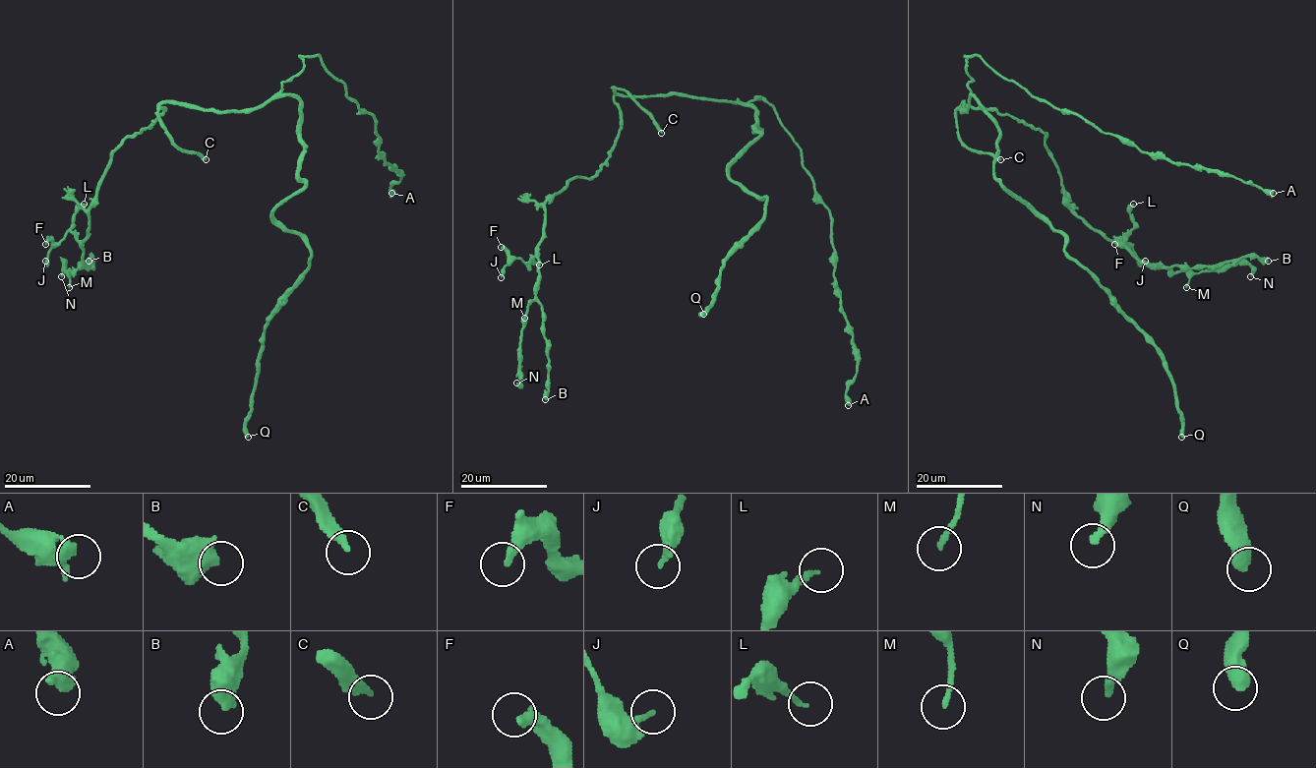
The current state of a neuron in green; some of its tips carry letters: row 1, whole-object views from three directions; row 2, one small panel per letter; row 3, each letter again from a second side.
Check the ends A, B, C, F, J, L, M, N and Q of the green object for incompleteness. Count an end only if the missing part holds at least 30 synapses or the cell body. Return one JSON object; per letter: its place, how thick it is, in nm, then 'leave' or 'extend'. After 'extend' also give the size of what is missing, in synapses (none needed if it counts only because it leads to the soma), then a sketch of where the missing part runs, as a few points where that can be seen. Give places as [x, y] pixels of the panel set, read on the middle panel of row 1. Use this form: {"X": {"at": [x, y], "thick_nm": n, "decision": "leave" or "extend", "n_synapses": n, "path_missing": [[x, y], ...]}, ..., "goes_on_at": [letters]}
{"A": {"at": [848, 405], "thick_nm": 550, "decision": "leave"}, "B": {"at": [545, 399], "thick_nm": 600, "decision": "leave"}, "C": {"at": [661, 133], "thick_nm": 280, "decision": "extend", "n_synapses": 400, "path_missing": [[661, 133], [762, 249], [786, 301], [767, 374], [721, 424], [567, 408], [479, 430]]}, "F": {"at": [501, 247], "thick_nm": 300, "decision": "leave"}, "J": {"at": [501, 277], "thick_nm": 280, "decision": "leave"}, "L": {"at": [539, 265], "thick_nm": 160, "decision": "leave"}, "M": {"at": [524, 318], "thick_nm": 150, "decision": "leave"}, "N": {"at": [516, 383], "thick_nm": 280, "decision": "leave"}, "Q": {"at": [703, 314], "thick_nm": 500, "decision": "leave"}, "goes_on_at": ["C"]}

